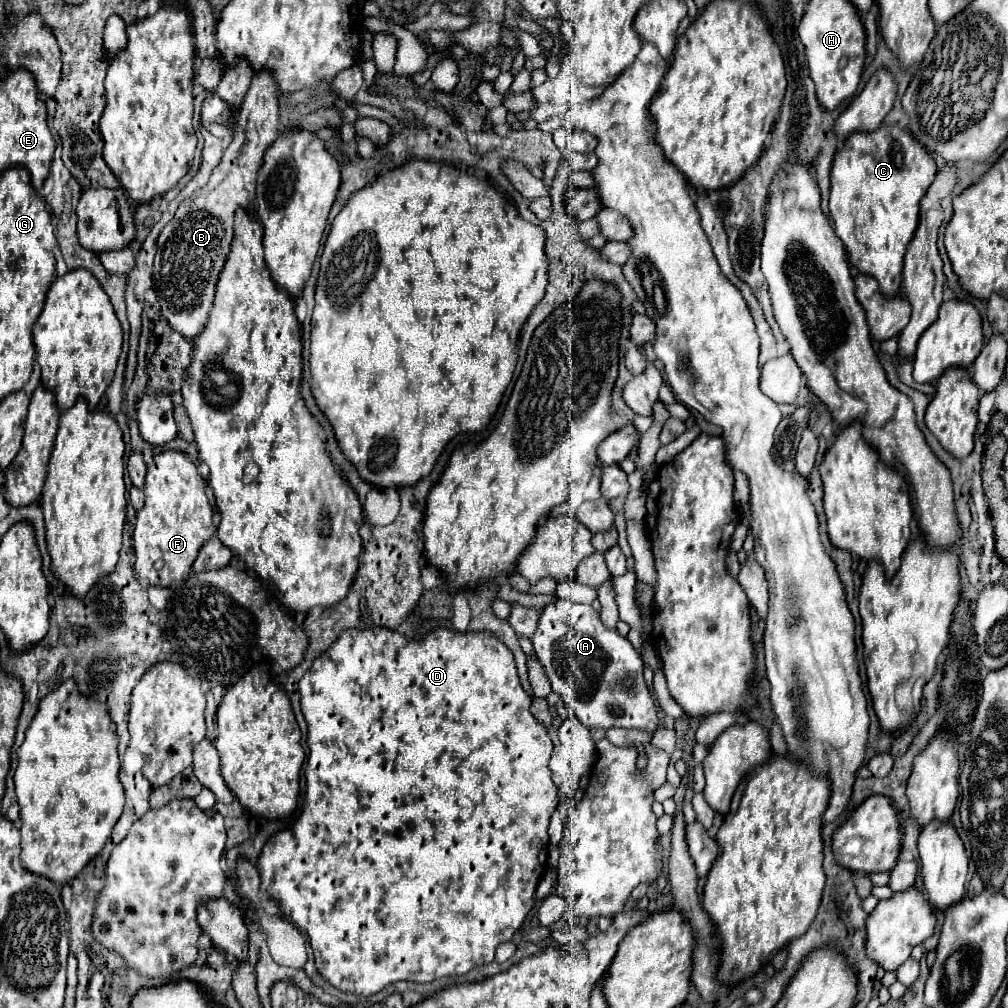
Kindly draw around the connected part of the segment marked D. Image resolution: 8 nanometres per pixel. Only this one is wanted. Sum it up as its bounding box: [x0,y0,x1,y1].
[256,628,558,998]

